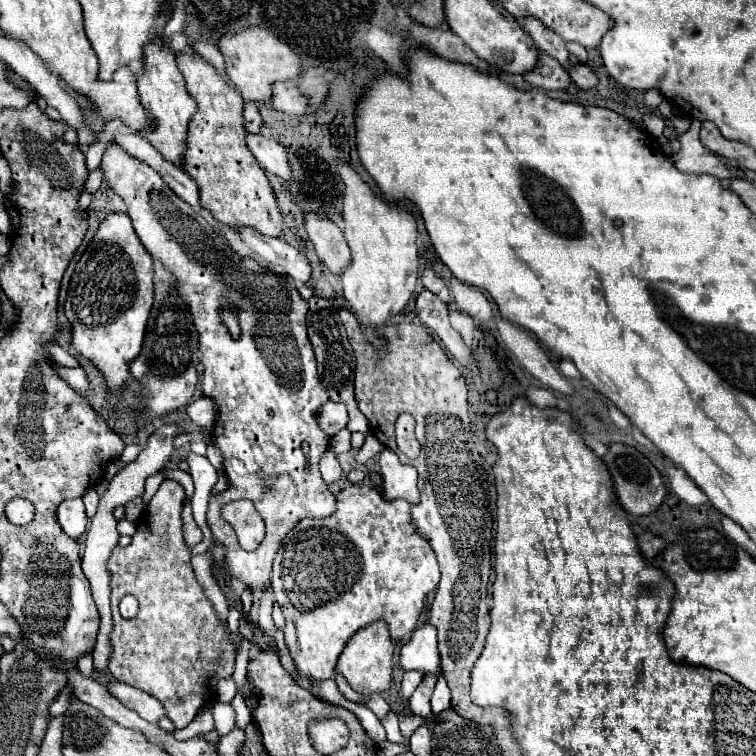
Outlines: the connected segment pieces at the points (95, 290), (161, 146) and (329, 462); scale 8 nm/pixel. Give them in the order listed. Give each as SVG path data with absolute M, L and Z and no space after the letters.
M109 213L81 255L69 283L65 315L73 325L73 345L103 371L115 395L131 377L129 363L143 345L153 305L153 273L153 259L141 245L131 217L127 213Z
M157 39L153 45L147 45L145 53L147 53L147 57L143 59L145 75L137 79L137 89L145 115L149 117L149 127L141 129L139 135L147 139L163 155L165 161L185 171L185 151L187 151L185 139L187 139L189 121L197 111L197 101L187 93L185 79L175 63L175 55L171 49L163 49L163 39Z
M327 451L321 461L319 461L319 469L321 469L321 475L323 475L323 481L329 485L329 483L337 483L341 477L343 477L343 467L341 463L337 461L337 455L333 451Z

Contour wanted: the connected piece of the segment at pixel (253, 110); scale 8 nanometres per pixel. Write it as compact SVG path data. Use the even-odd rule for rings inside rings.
M245 103L243 117L245 117L245 131L249 131L249 133L259 133L261 113L259 113L259 109L257 109L255 103Z

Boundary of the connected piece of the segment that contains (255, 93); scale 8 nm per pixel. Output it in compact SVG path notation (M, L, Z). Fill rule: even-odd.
M249 27L237 33L227 33L219 37L217 47L225 59L225 73L227 79L237 85L239 93L247 101L269 101L271 83L295 79L301 73L301 61L293 49L283 43L277 35L267 31L265 27Z

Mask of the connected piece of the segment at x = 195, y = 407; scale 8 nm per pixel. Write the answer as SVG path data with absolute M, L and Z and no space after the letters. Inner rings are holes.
M201 397L193 403L189 403L187 413L195 425L205 427L205 429L211 429L219 419L219 409L217 409L215 401L207 399L207 397Z

